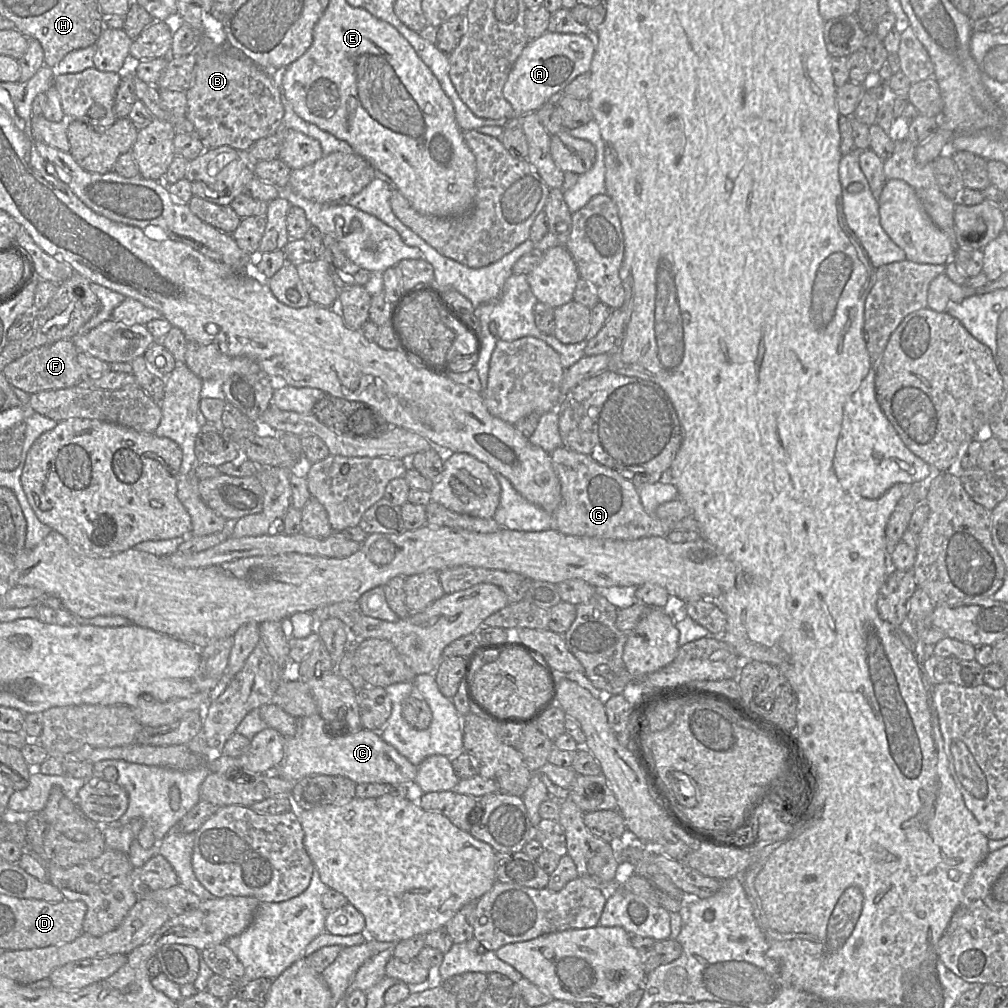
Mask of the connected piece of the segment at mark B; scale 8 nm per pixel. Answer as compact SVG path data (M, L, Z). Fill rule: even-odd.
M202 35L194 53L197 57L195 78L185 91L187 97L185 117L193 124L197 137L207 149L230 146L248 150L257 140L281 131L284 108L280 91L267 71L231 52L227 46L216 46Z

